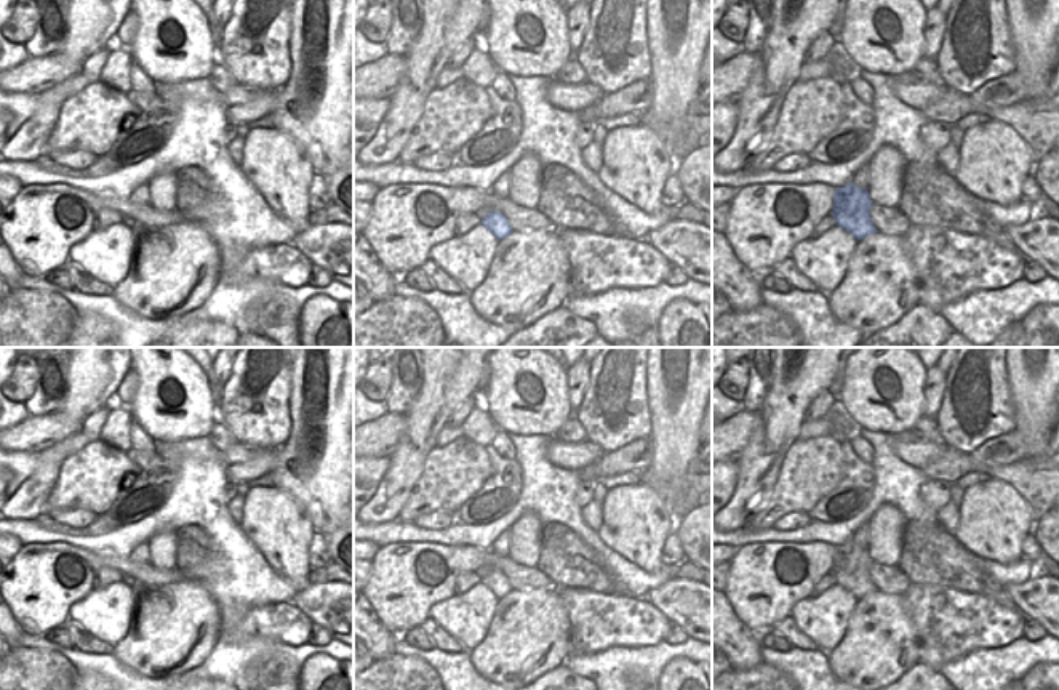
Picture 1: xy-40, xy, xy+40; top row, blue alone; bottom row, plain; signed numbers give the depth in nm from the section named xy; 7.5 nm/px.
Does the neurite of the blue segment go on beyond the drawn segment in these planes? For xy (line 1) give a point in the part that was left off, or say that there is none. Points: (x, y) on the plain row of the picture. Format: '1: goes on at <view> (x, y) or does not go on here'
1: does not go on here

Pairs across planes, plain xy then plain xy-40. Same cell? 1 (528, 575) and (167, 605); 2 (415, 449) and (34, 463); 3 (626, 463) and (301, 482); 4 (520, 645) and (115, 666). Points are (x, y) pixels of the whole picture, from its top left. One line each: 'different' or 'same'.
1: different
2: different
3: different
4: different

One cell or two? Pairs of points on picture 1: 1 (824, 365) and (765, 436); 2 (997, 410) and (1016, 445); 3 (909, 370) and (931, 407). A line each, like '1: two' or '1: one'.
1: one
2: two
3: two

